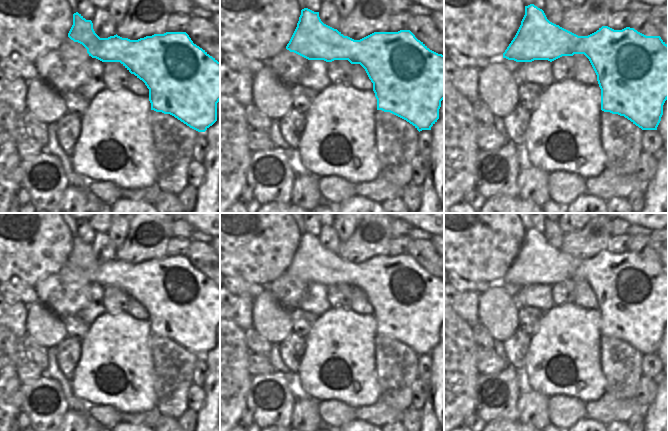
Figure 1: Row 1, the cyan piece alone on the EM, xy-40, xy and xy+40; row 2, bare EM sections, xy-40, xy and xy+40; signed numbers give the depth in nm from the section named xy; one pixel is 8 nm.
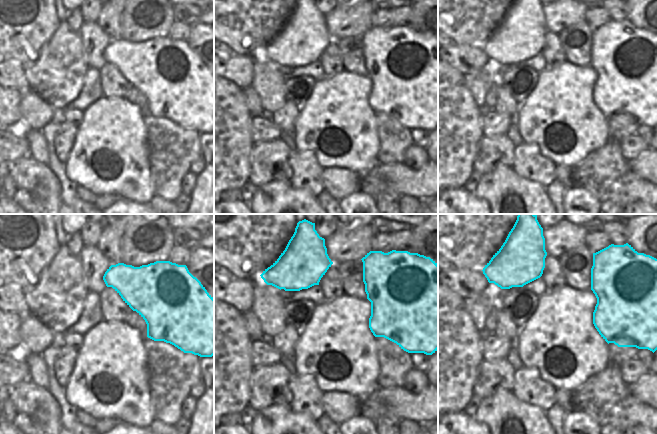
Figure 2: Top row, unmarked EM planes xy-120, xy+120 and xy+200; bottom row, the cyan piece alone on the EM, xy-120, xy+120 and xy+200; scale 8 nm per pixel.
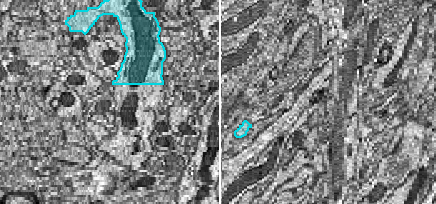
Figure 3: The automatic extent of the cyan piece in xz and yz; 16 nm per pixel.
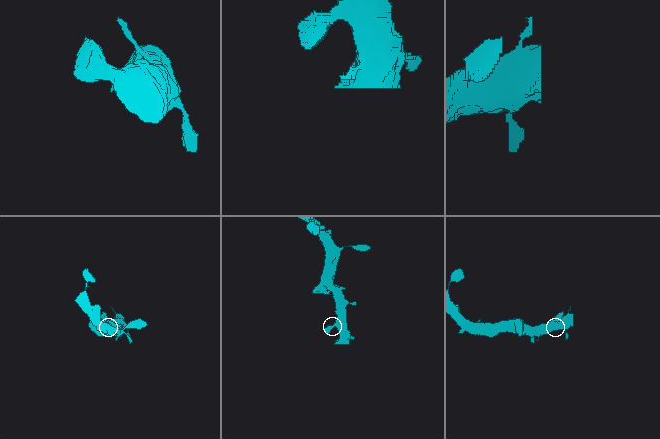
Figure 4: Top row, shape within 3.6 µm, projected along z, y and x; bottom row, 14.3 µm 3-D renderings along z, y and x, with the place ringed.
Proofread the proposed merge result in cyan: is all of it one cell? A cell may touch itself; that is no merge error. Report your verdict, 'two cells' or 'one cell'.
one cell

